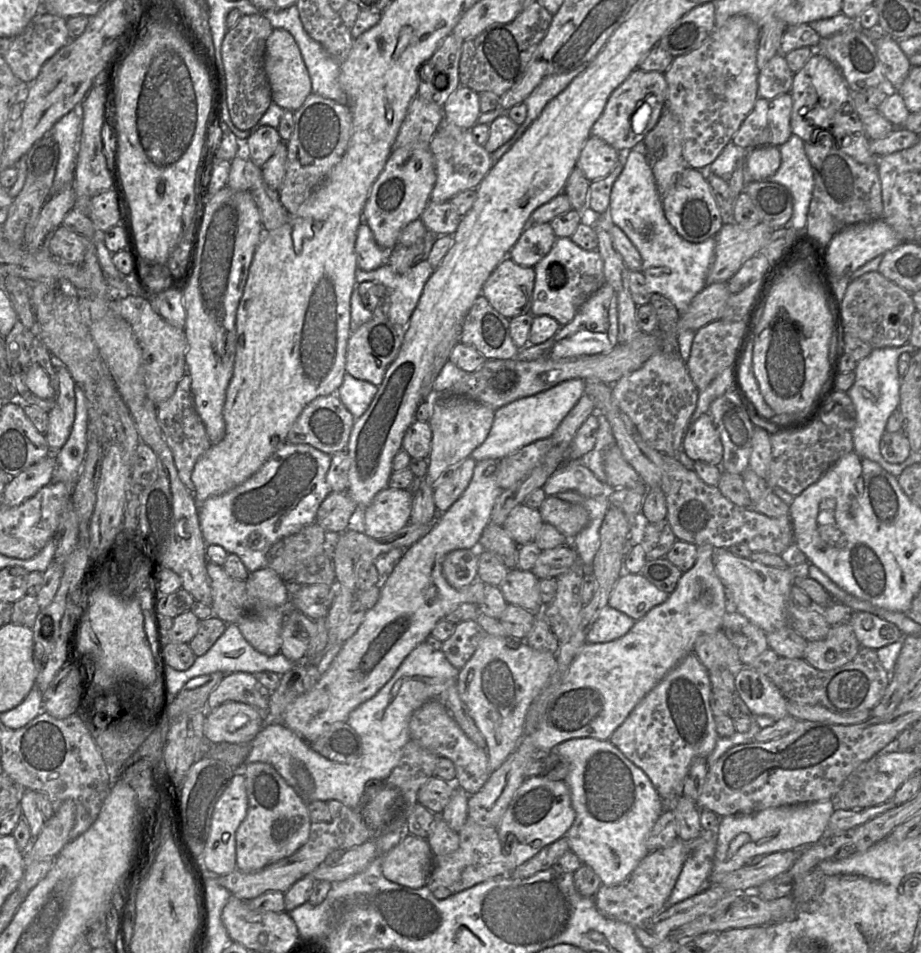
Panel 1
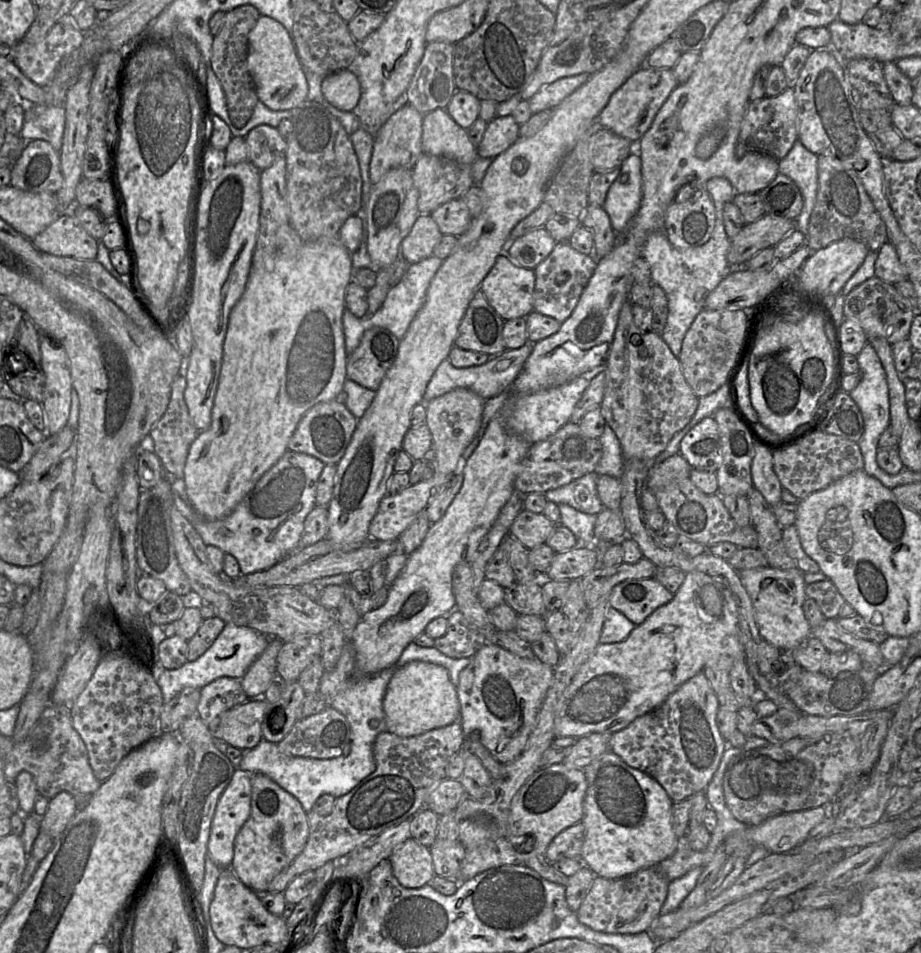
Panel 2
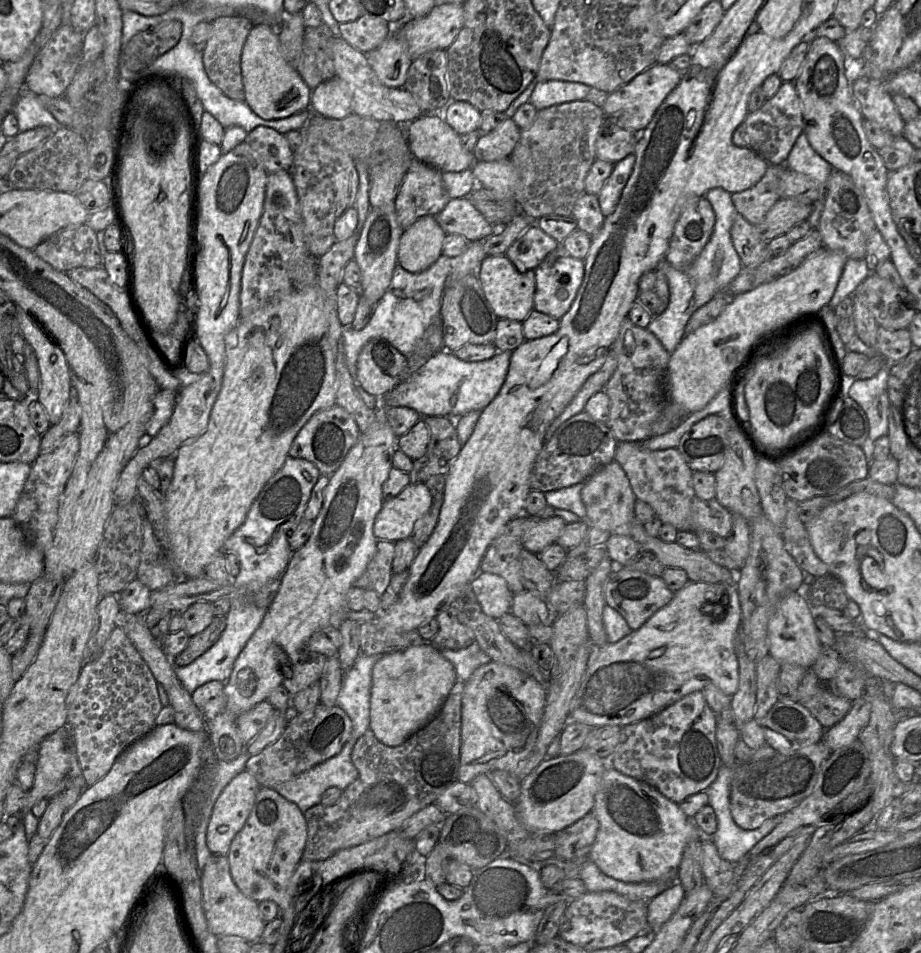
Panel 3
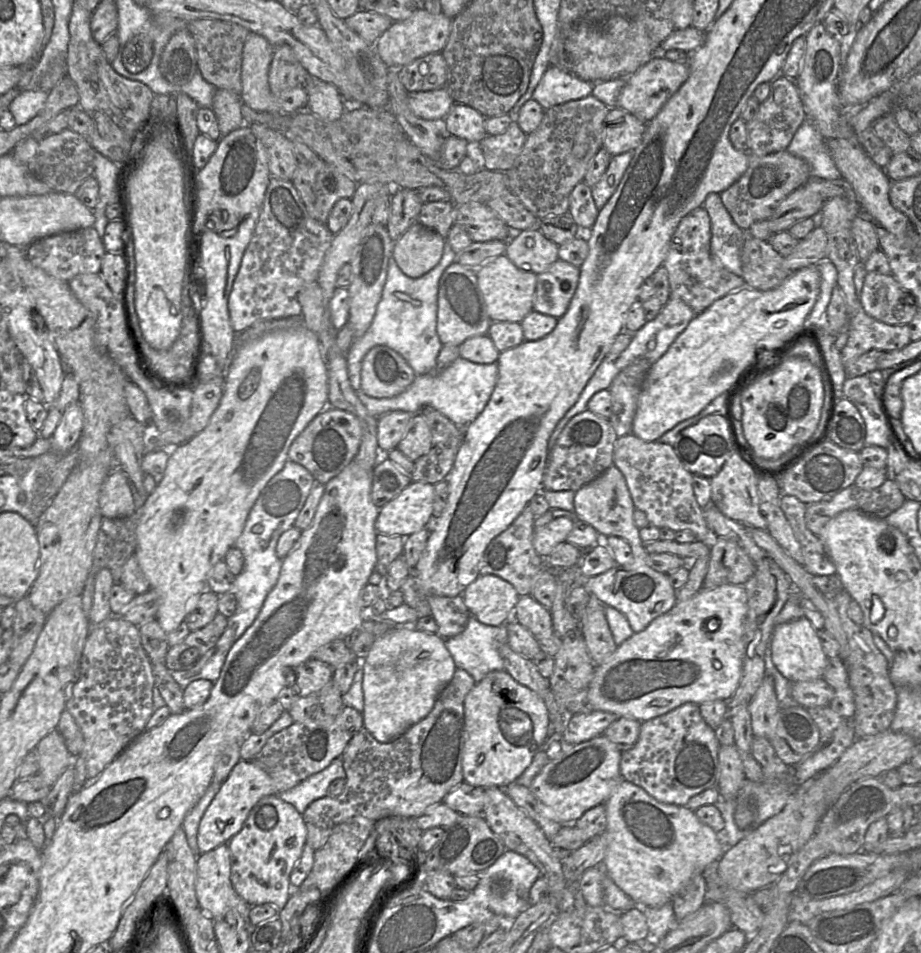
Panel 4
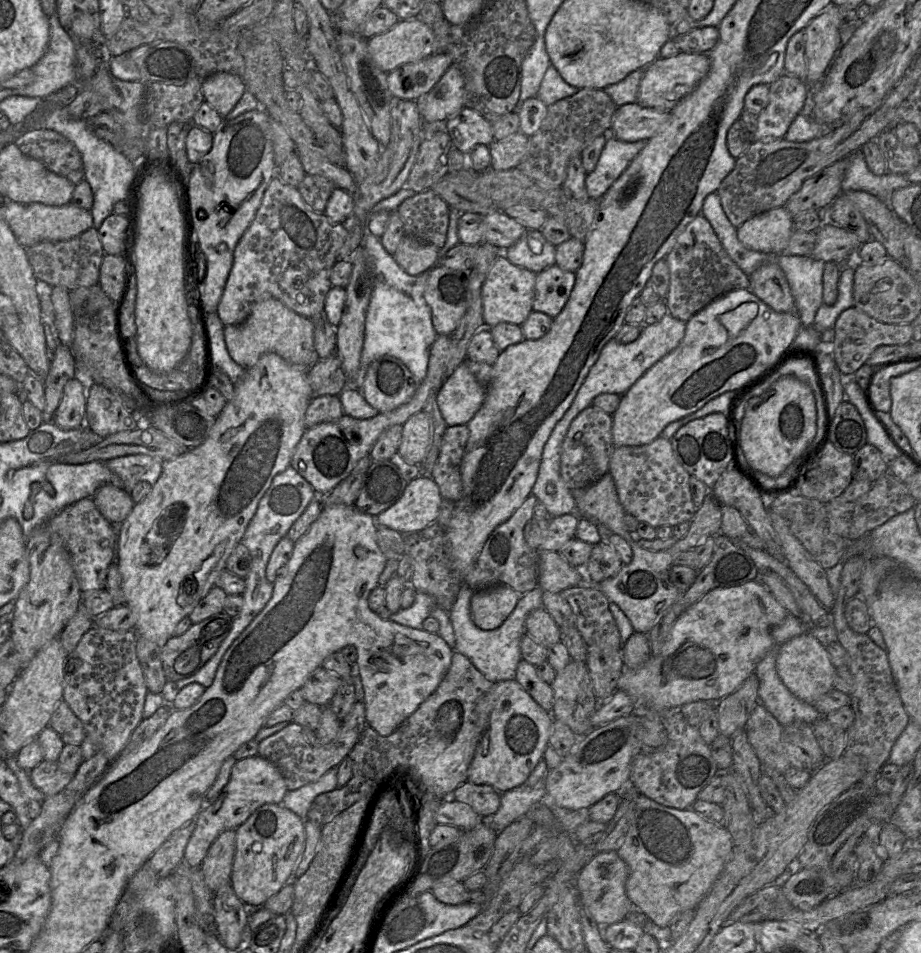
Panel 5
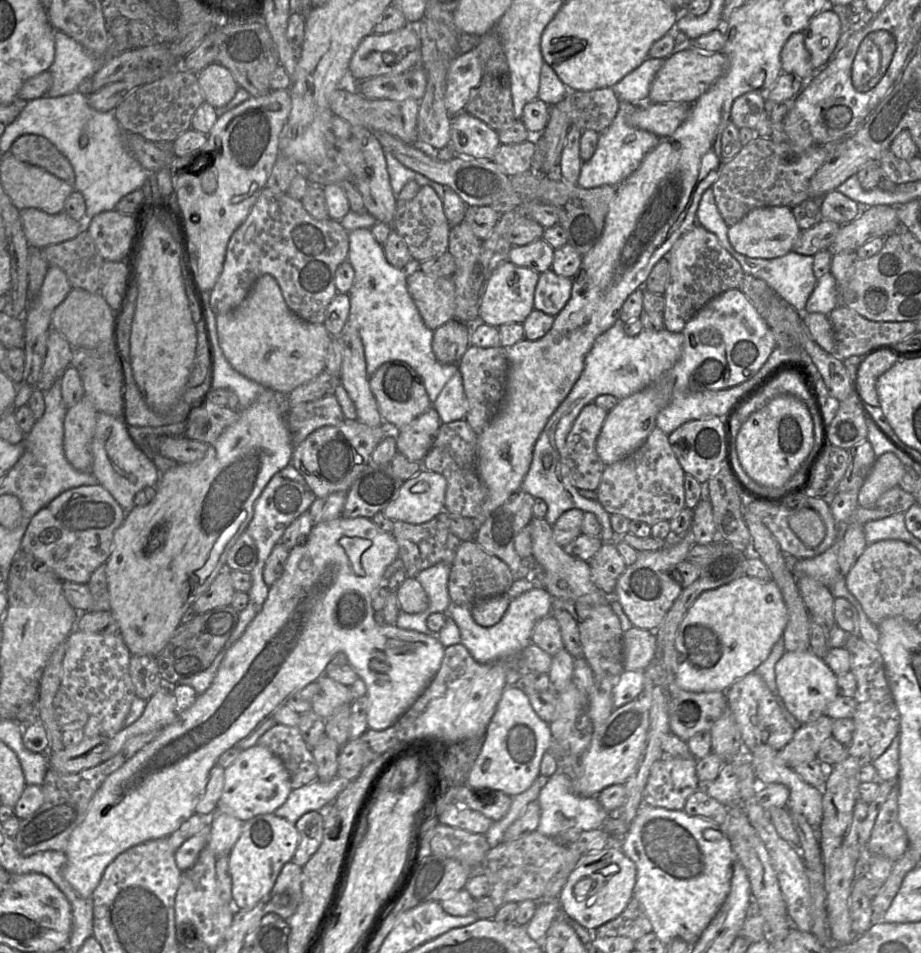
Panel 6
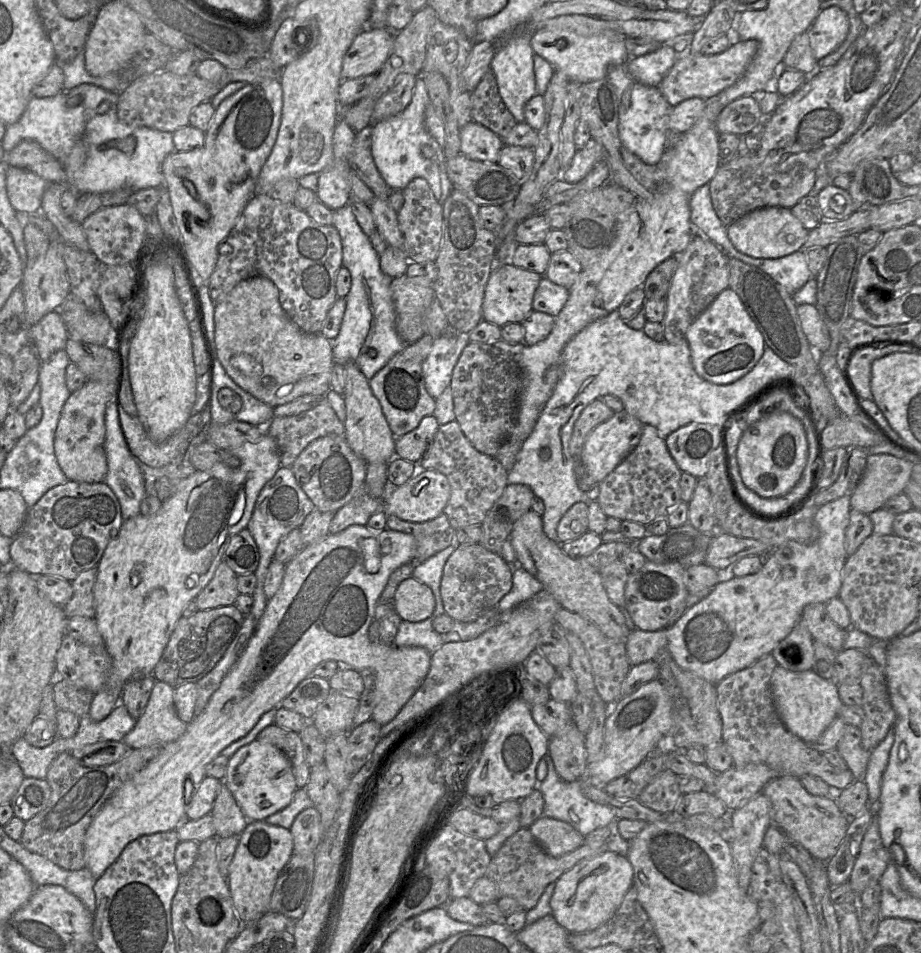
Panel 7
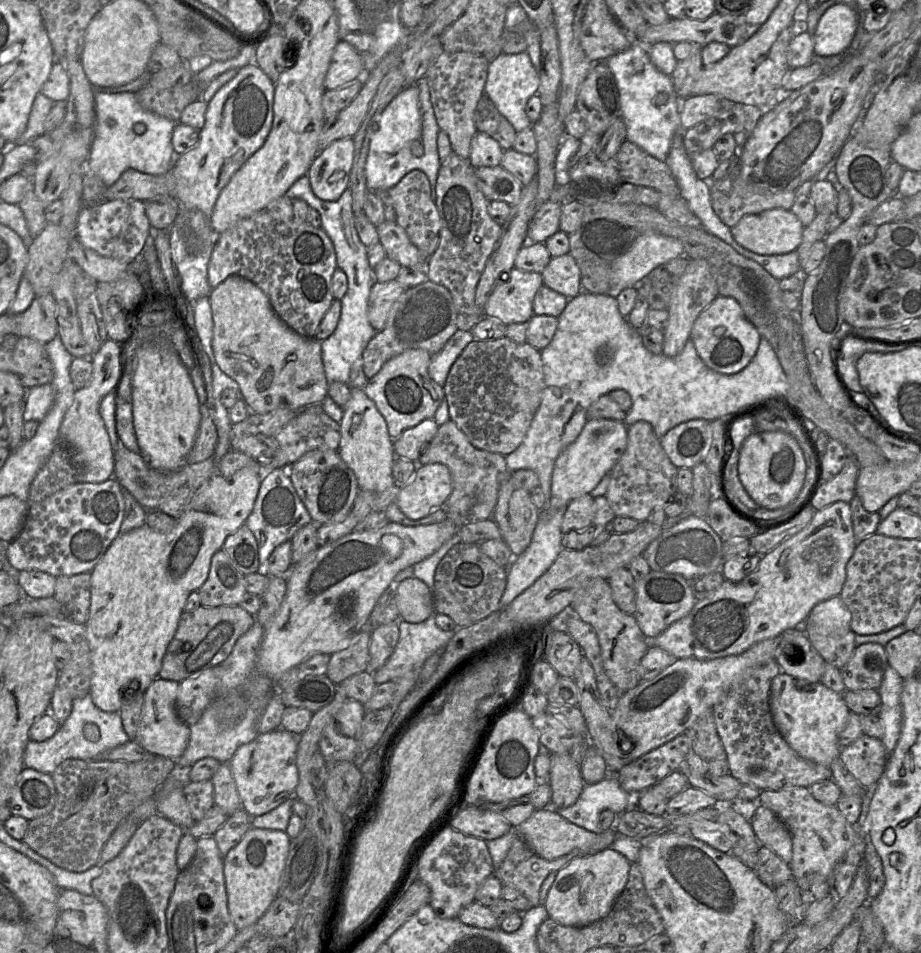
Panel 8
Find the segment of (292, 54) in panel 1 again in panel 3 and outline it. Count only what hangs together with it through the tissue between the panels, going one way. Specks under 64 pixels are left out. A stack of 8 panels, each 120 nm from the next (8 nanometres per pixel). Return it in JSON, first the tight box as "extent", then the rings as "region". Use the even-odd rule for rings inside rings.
{"extent":[241,24,311,120],"region":[[[254,24],[241,55],[241,73],[245,92],[244,101],[265,120],[282,119],[311,107],[311,90],[296,68],[284,58],[279,35],[269,24]]]}

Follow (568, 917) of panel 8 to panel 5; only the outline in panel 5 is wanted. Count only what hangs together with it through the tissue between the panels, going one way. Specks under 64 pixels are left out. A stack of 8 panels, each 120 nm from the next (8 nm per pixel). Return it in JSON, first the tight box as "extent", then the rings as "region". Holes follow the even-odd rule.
{"extent":[574,851,632,926],"region":[[[617,851],[598,852],[579,871],[574,886],[578,901],[601,926],[608,926],[626,917],[632,902],[626,894],[628,868]]]}

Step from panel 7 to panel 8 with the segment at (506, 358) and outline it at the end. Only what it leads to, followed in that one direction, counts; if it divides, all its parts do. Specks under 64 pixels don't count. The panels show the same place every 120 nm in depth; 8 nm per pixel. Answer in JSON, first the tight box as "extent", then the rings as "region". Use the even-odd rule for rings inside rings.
{"extent":[443,336,544,457],"region":[[[506,336],[494,340],[474,339],[453,363],[443,389],[444,399],[449,406],[450,420],[455,422],[469,442],[478,449],[505,457],[516,450],[523,441],[541,404],[544,390],[541,350],[528,342],[516,343]]]}

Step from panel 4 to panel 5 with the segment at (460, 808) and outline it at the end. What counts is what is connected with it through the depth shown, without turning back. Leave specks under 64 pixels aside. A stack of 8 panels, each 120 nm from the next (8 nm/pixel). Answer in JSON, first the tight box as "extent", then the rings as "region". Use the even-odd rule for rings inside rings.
{"extent":[452,780,501,821],"region":[[[468,780],[454,790],[452,798],[468,804],[485,821],[498,811],[501,804],[500,792],[489,785],[477,785]]]}

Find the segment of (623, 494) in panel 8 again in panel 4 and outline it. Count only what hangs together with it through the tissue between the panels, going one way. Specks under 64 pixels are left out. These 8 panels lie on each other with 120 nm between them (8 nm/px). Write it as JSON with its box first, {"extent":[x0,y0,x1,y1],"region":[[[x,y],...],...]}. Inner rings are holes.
{"extent":[613,434,718,548],"region":[[[634,434],[618,437],[614,444],[613,465],[625,477],[635,508],[643,511],[650,523],[674,532],[690,530],[696,541],[710,548],[716,543],[718,536],[708,527],[694,495],[693,475],[684,468],[672,445],[644,441]]]}

